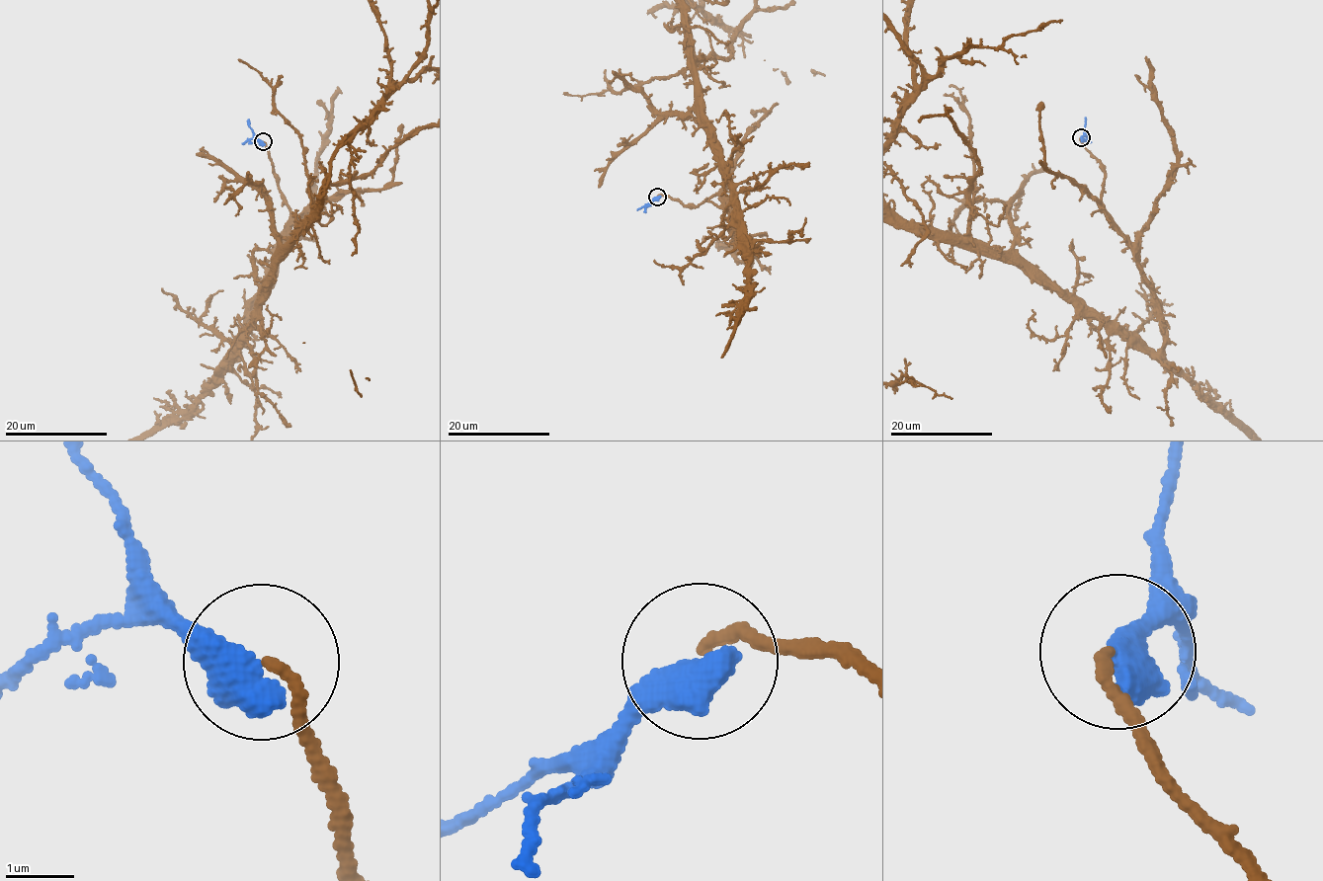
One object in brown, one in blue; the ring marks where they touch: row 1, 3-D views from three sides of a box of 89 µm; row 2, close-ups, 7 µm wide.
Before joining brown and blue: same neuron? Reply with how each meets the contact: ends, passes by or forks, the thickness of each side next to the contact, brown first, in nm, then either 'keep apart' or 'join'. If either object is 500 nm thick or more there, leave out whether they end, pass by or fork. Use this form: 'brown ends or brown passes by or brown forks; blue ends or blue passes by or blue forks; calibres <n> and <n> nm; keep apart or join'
calibres 150 and 600 nm; join

